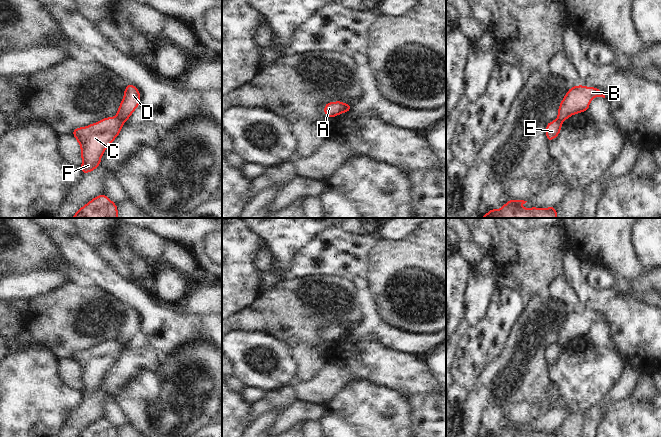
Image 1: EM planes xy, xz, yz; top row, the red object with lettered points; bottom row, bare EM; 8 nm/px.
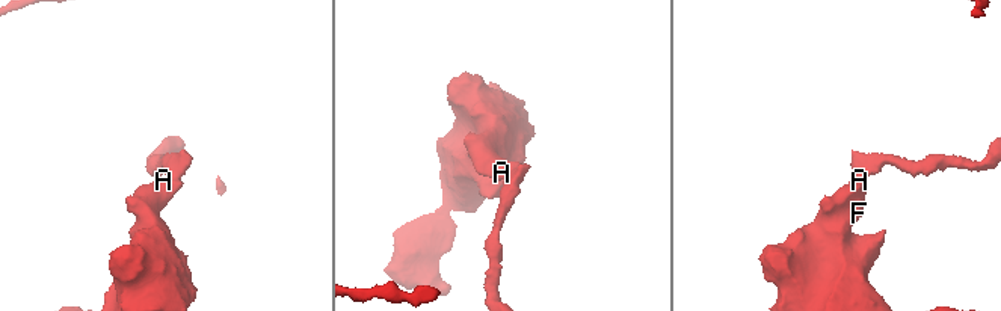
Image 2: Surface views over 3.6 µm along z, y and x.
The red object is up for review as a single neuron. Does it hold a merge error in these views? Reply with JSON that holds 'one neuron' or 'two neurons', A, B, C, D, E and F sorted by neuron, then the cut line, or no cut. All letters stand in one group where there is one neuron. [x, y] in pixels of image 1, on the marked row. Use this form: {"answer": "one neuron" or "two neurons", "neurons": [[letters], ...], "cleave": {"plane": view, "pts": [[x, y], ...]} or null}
{"answer": "two neurons", "neurons": [["A", "C", "E", "F"], ["B", "D"]], "cleave": {"plane": "xz", "pts": [[345, 104], [337, 114]]}}

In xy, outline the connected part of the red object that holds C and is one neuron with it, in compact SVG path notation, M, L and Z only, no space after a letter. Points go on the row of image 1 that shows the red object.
M106 117L71 132L81 148L83 175L99 167L106 148L120 134L123 124L116 117Z

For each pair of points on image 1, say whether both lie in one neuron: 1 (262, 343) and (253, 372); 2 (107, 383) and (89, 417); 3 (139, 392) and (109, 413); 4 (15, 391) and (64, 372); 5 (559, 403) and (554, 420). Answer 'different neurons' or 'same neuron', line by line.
1: same neuron
2: different neurons
3: different neurons
4: different neurons
5: different neurons

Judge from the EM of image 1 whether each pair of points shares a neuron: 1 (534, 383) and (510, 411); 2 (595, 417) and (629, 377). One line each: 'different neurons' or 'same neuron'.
1: different neurons
2: same neuron

